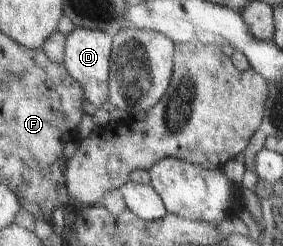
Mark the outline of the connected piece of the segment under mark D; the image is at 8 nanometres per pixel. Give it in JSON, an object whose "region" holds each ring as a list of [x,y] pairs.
{"region":[[[74,27],[66,36],[63,64],[69,74],[81,84],[84,96],[97,109],[108,100],[108,76],[112,56],[113,36],[101,30]]]}

